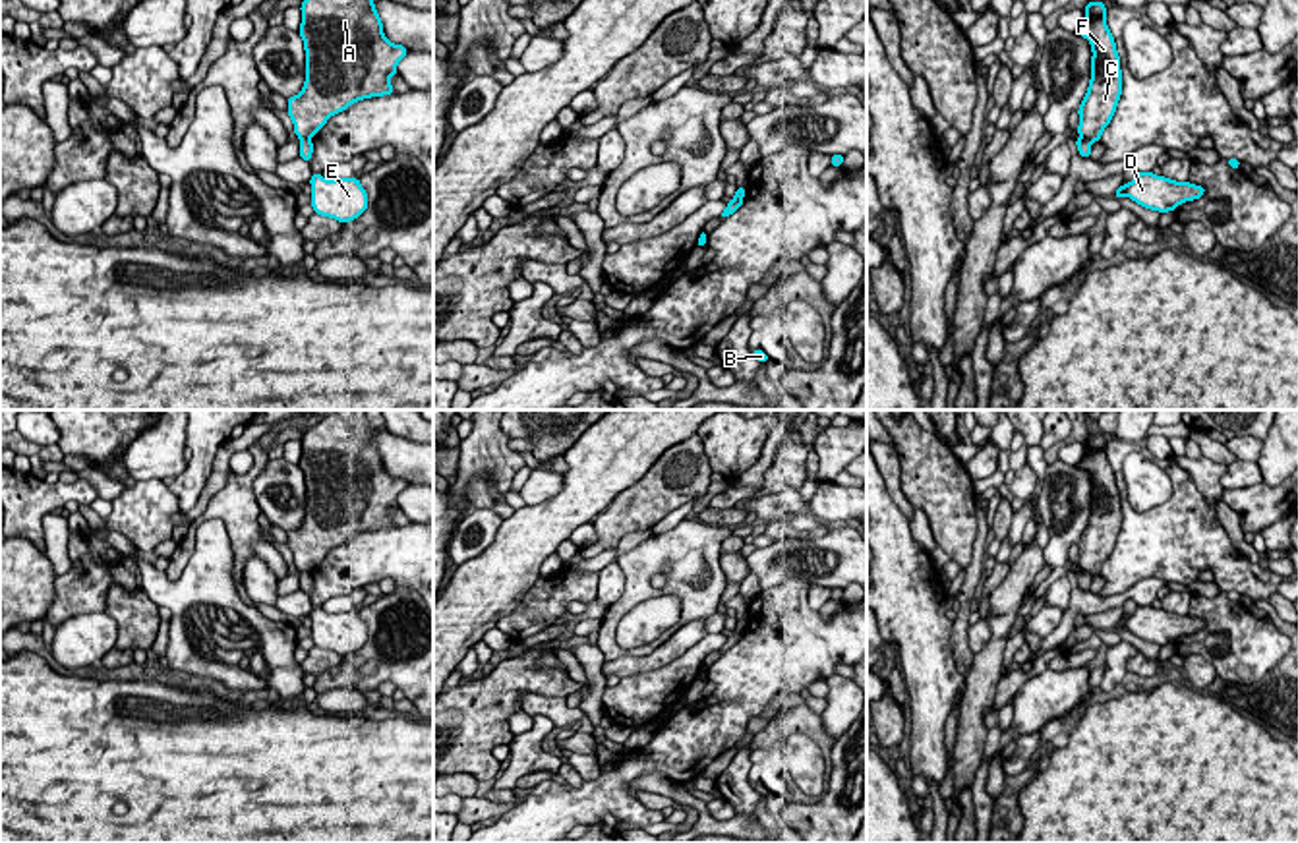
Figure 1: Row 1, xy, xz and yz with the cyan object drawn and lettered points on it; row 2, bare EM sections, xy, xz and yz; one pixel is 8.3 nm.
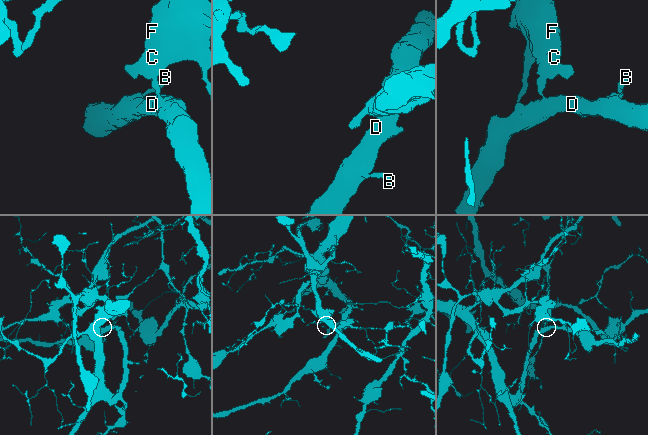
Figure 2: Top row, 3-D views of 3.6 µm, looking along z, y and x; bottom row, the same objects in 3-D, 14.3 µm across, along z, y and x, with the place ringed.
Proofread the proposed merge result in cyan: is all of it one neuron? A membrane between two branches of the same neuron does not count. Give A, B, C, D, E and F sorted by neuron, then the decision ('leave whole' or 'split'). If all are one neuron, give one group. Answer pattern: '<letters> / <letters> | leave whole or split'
A C F / B D E | split

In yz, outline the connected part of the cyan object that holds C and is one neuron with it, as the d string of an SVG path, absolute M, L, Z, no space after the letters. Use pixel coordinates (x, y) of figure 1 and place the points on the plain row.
M1089 433L1083 445L1087 452L1076 466L1091 476L1093 491L1089 522L1077 543L1077 567L1091 574L1101 574L1101 567L1112 553L1120 534L1122 505L1114 470L1106 460L1108 443L1103 433Z

